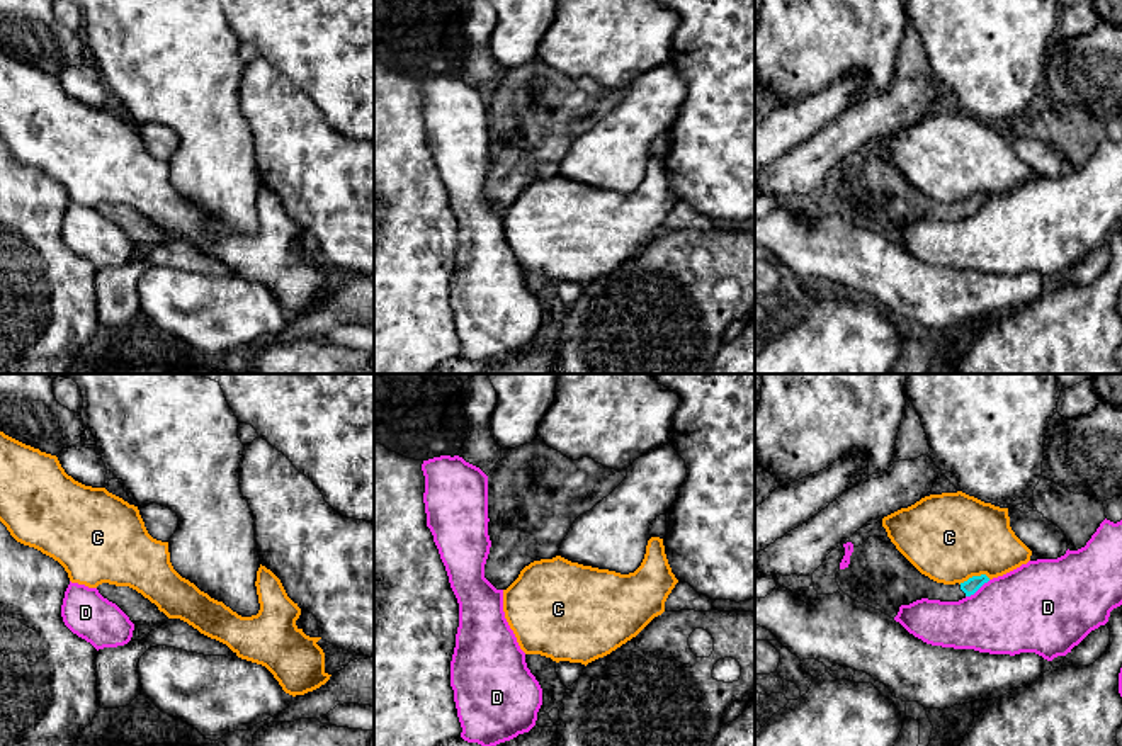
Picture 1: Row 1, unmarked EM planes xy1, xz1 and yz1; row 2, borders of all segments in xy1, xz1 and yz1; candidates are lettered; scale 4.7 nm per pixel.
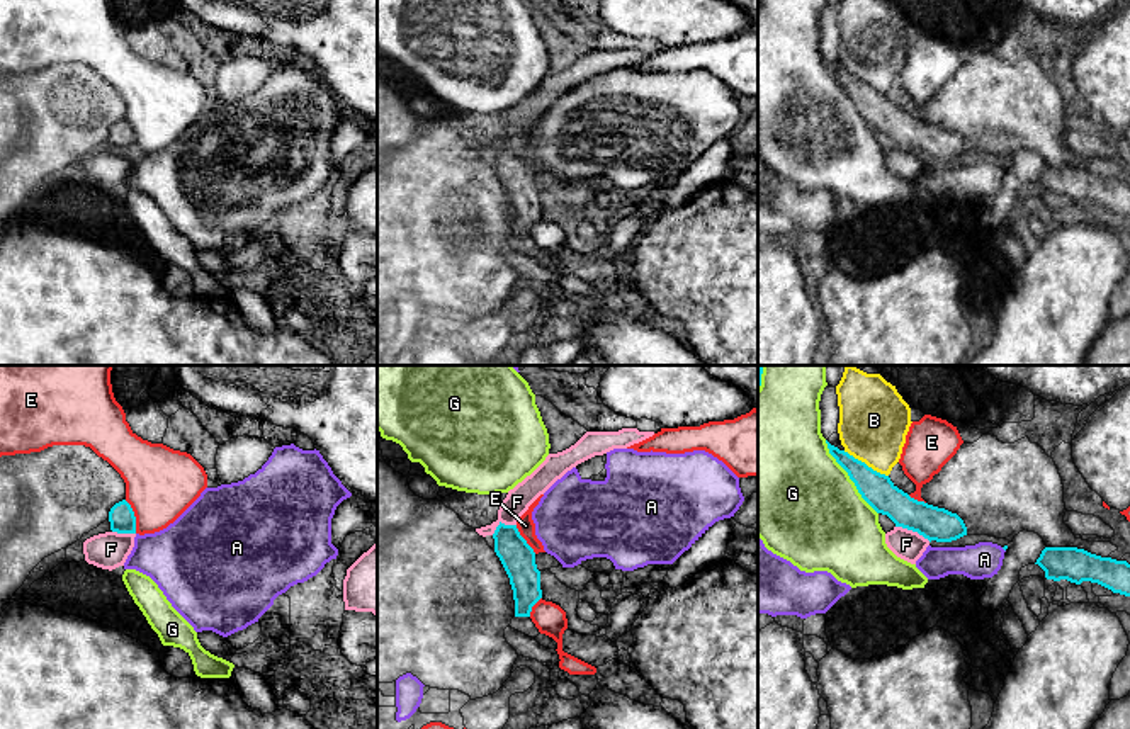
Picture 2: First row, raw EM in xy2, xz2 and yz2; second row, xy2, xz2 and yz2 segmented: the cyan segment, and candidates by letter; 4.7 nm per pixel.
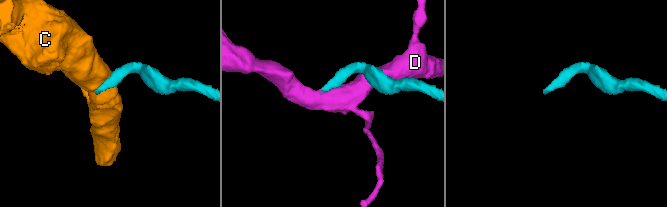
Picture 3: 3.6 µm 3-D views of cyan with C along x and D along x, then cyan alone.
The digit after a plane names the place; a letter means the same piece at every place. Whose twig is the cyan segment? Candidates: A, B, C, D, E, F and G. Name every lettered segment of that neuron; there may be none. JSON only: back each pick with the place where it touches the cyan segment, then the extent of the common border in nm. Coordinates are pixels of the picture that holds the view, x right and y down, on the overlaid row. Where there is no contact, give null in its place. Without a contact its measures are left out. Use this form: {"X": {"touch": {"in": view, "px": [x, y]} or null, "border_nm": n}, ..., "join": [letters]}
{"join": []}

